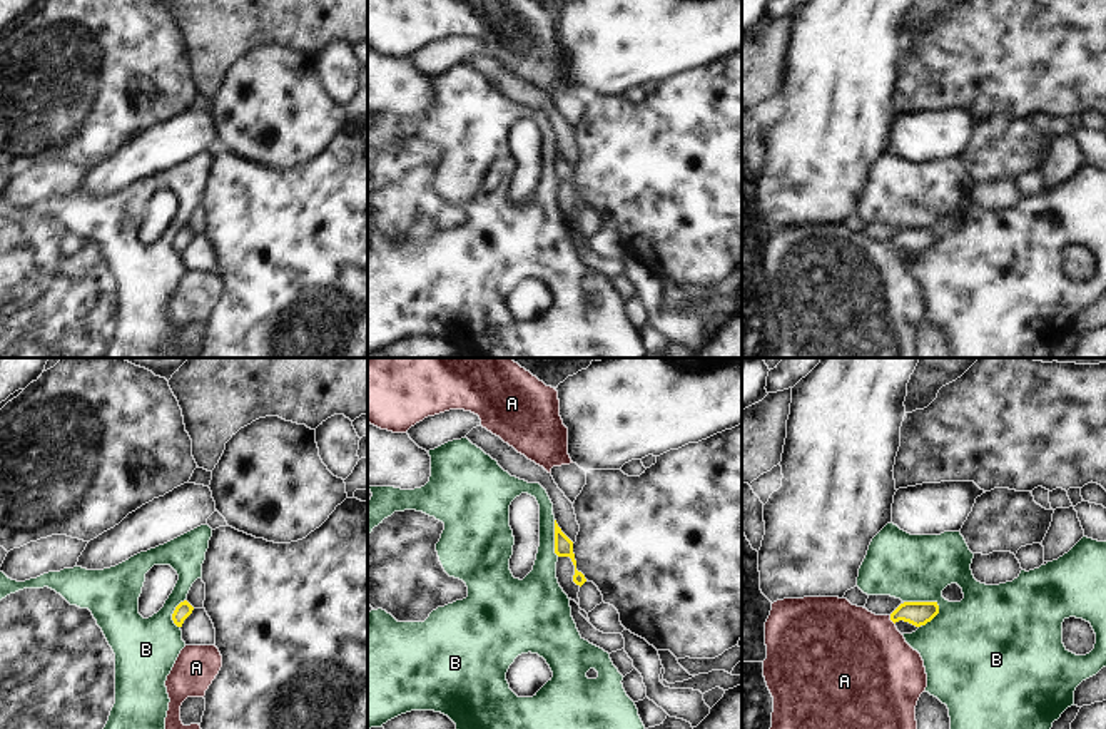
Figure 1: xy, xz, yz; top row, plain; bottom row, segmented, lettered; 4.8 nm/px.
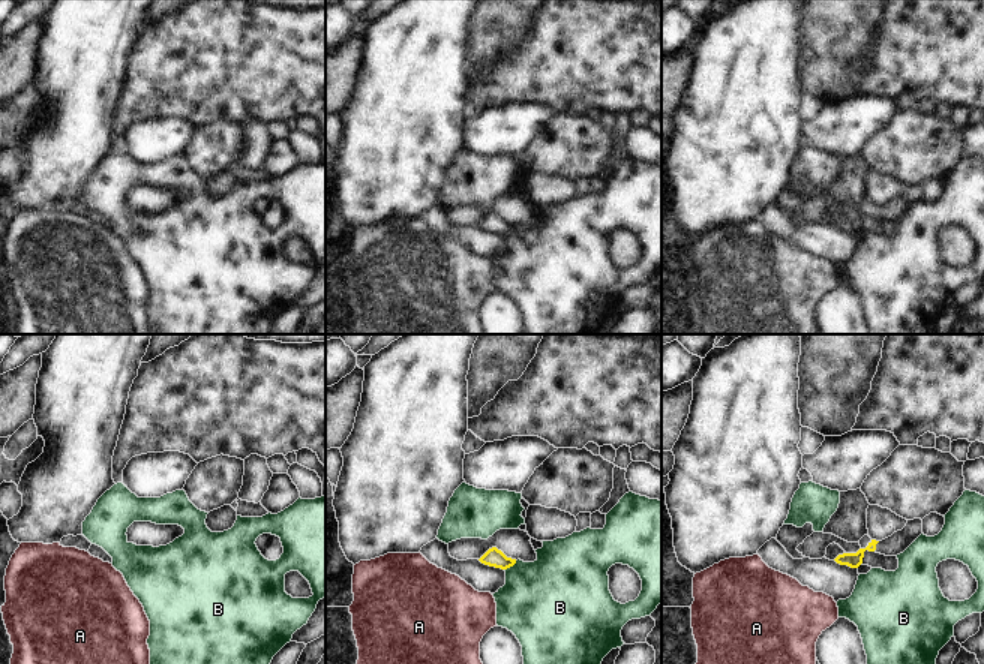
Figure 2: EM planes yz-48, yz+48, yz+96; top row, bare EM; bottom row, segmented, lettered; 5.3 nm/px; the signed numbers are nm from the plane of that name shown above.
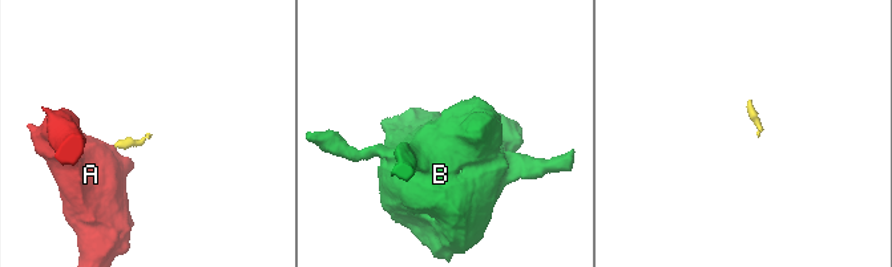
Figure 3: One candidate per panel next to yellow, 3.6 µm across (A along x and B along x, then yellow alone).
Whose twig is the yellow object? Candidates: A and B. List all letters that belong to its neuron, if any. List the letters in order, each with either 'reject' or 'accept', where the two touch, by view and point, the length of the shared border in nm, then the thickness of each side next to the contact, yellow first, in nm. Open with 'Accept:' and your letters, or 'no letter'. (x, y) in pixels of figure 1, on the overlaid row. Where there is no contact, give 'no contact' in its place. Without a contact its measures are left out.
Accept: A
A: accept; meets yellow in yz at (891, 619); contact 50 nm long; 120 nm thick on the yellow side, 460 nm on the other
B: reject; meets yellow in yz at (924, 602); contact 190 nm long; 120 nm thick on the yellow side, 340 nm on the other

